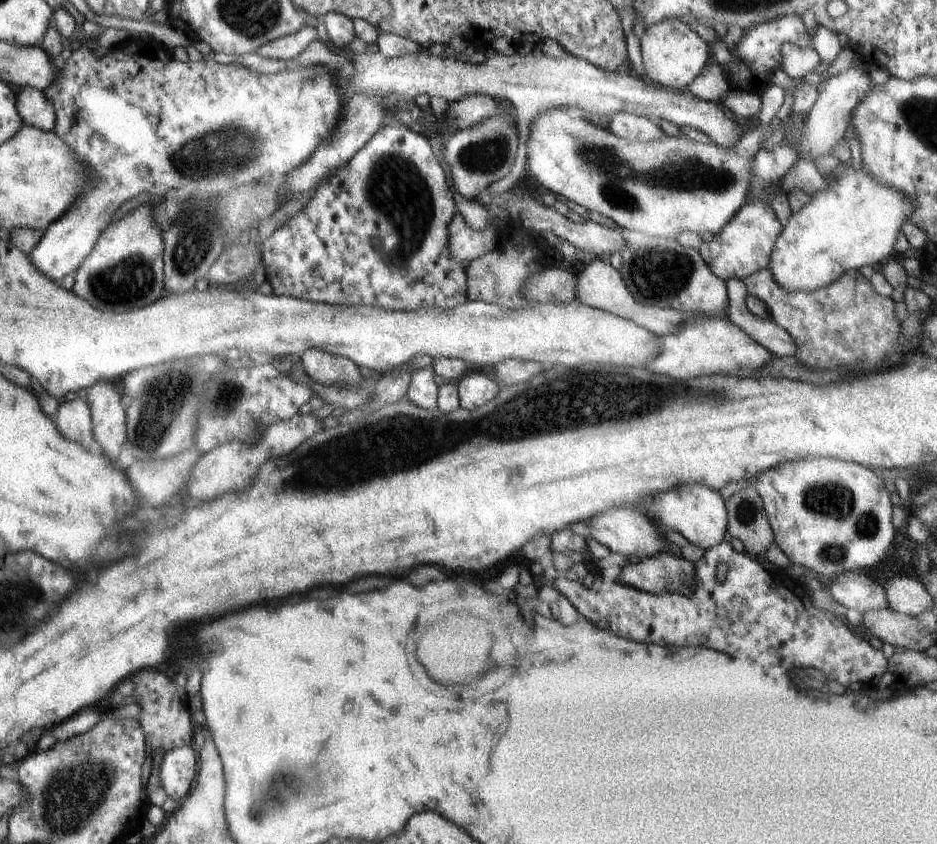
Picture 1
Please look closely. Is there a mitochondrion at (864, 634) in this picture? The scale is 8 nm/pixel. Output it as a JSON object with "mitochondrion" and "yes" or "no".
{"mitochondrion":"no"}

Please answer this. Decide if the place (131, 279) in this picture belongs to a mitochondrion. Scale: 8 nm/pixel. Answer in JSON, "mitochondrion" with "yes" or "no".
{"mitochondrion":"yes"}

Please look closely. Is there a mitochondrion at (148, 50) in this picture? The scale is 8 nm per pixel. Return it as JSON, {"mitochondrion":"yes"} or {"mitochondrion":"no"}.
{"mitochondrion":"no"}

